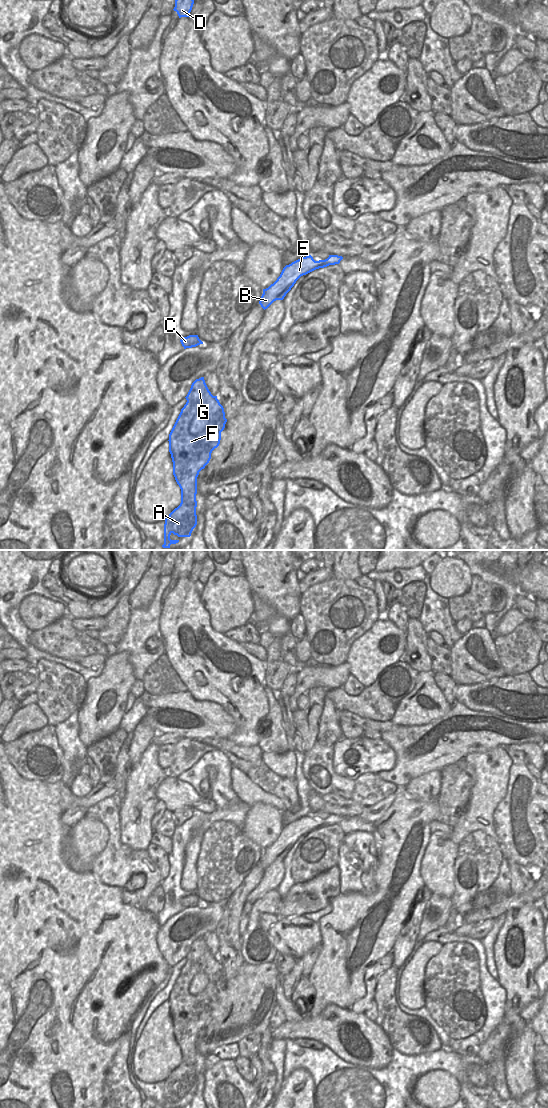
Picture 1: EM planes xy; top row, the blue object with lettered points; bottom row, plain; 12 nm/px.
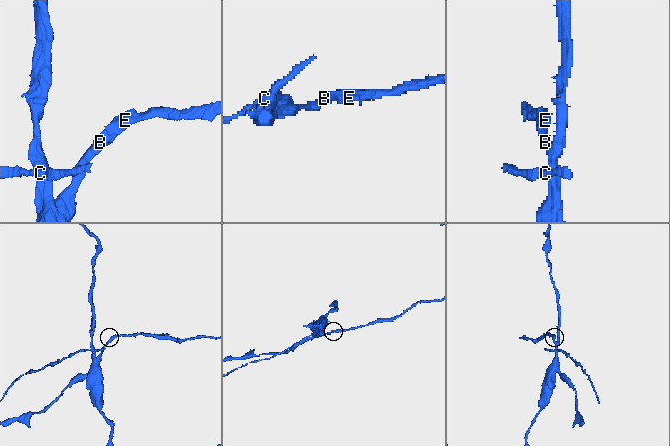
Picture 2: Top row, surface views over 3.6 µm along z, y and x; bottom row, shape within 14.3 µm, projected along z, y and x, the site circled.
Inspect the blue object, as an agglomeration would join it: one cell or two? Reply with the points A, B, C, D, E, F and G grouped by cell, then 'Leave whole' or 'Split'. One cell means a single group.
Groups: A C D F G / B E. Split

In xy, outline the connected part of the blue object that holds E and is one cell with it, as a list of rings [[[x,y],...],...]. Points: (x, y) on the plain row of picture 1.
[[[309,815],[286,825],[277,840],[268,848],[263,849],[259,864],[264,870],[267,869],[274,861],[283,860],[301,836],[319,828],[339,824],[342,819],[342,816],[329,815],[325,820],[315,821]]]

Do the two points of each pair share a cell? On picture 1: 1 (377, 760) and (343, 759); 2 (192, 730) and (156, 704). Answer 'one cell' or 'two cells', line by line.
1: one cell
2: one cell

